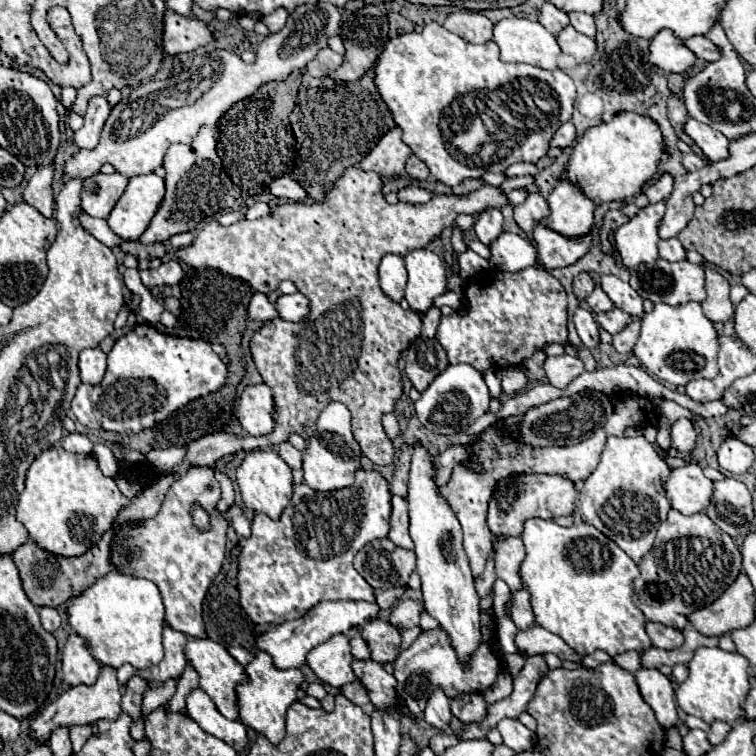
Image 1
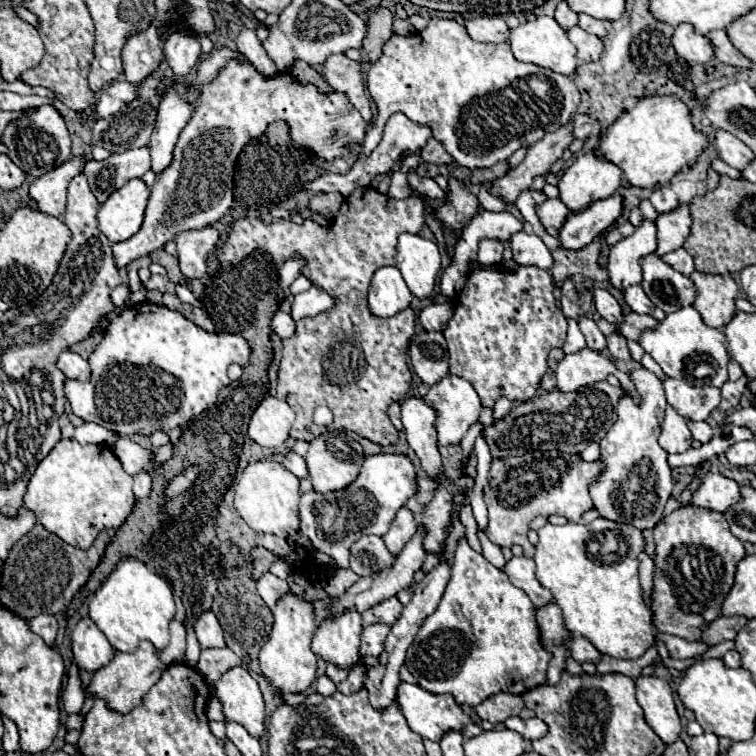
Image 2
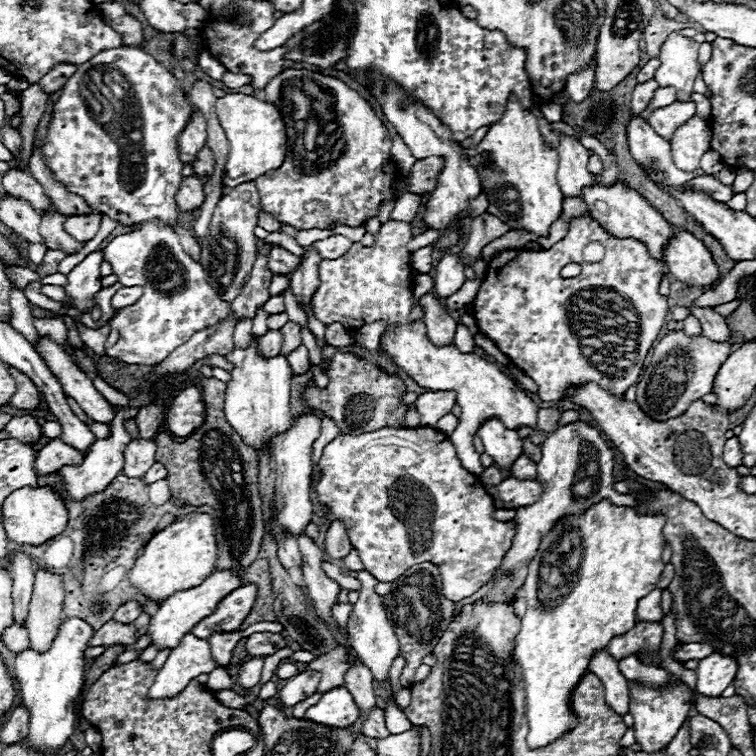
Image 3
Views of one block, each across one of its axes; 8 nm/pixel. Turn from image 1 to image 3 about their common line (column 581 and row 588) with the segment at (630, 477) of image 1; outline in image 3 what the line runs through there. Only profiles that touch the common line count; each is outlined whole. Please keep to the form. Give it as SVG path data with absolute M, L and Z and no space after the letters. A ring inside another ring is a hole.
M542 408L538 410L538 422L534 432L544 432L546 438L540 444L542 448L542 458L538 462L538 478L546 482L546 490L542 492L540 500L524 506L524 508L516 508L516 524L518 524L518 534L514 536L512 548L506 552L504 560L502 560L502 570L504 568L514 568L516 580L508 580L502 578L500 582L492 584L492 588L486 592L484 600L506 600L510 596L514 596L514 590L522 586L526 574L528 574L528 564L532 560L532 556L536 554L536 548L540 544L540 536L544 532L548 532L552 528L552 524L566 514L580 514L584 510L588 510L592 504L596 504L602 498L612 500L614 504L620 506L630 506L636 508L638 504L648 504L652 500L652 496L644 496L642 500L636 500L634 496L620 496L614 490L614 480L612 480L612 468L614 468L614 454L608 448L608 444L602 440L600 432L596 428L592 428L586 422L572 422L566 426L558 426L558 420L562 416L562 408Z

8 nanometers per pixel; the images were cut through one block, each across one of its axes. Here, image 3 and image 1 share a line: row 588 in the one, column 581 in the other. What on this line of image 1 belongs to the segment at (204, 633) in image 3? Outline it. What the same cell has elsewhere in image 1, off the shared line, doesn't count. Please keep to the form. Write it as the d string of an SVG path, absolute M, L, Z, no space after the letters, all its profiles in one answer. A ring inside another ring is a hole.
M542 224L534 230L534 242L538 248L538 260L546 270L564 268L582 258L592 246L592 234L584 234L578 238L566 238L560 232L554 232Z

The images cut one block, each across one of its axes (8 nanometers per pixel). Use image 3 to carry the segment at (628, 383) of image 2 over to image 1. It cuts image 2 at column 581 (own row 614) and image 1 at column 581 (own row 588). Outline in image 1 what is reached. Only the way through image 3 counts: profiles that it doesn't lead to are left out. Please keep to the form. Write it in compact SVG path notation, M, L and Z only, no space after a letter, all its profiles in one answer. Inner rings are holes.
M562 354L562 356L548 356L544 364L548 382L560 390L564 390L576 376L584 372L584 362L580 358Z

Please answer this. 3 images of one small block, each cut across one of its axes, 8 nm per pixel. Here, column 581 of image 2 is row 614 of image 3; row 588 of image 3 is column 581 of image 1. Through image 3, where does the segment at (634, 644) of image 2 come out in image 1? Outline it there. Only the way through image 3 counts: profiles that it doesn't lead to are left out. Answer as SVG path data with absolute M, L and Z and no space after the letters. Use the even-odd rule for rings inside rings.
M532 518L526 520L522 540L526 546L526 560L522 562L520 576L528 592L532 594L532 608L536 614L536 622L560 636L572 648L578 648L582 654L592 654L594 650L604 650L610 656L618 656L628 650L644 652L652 646L644 624L646 618L632 602L632 582L640 576L636 562L620 548L614 540L604 536L590 524L574 524L574 526L558 526L552 520Z

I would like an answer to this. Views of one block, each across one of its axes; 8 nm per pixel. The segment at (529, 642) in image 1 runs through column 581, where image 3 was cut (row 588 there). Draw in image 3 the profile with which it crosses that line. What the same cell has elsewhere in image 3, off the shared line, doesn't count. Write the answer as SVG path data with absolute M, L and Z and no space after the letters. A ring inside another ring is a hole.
M654 588L650 594L638 600L636 608L636 618L638 620L648 620L648 622L660 622L662 618L662 608L660 608L660 588Z

